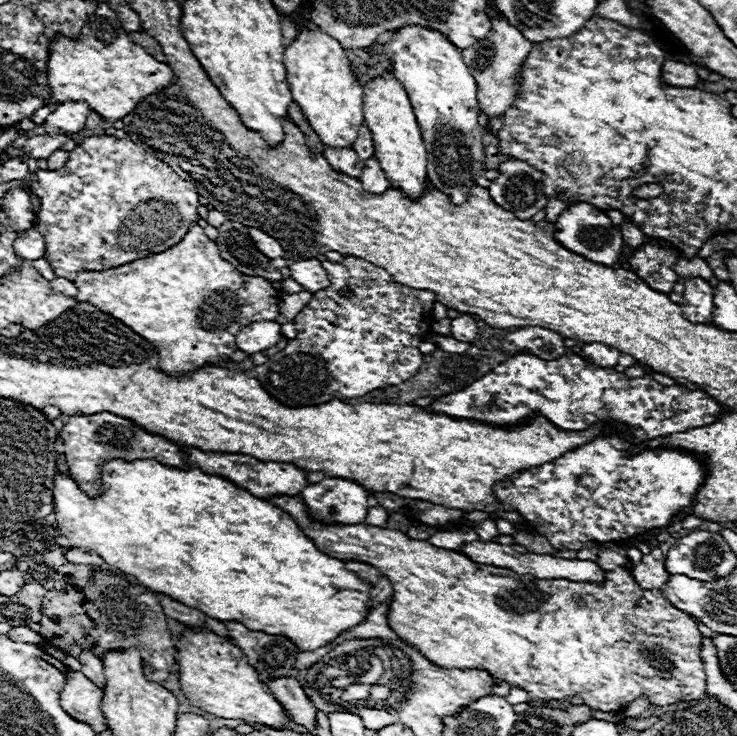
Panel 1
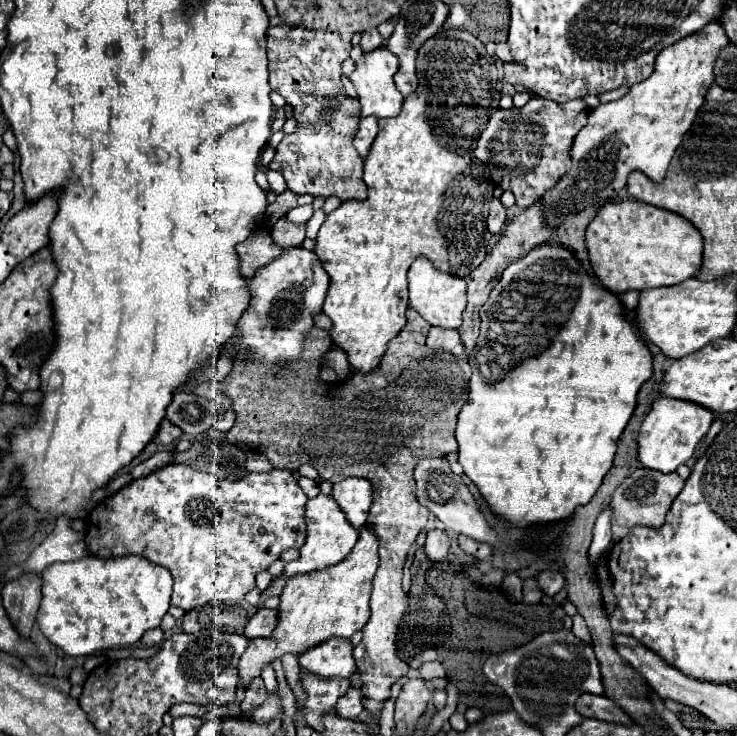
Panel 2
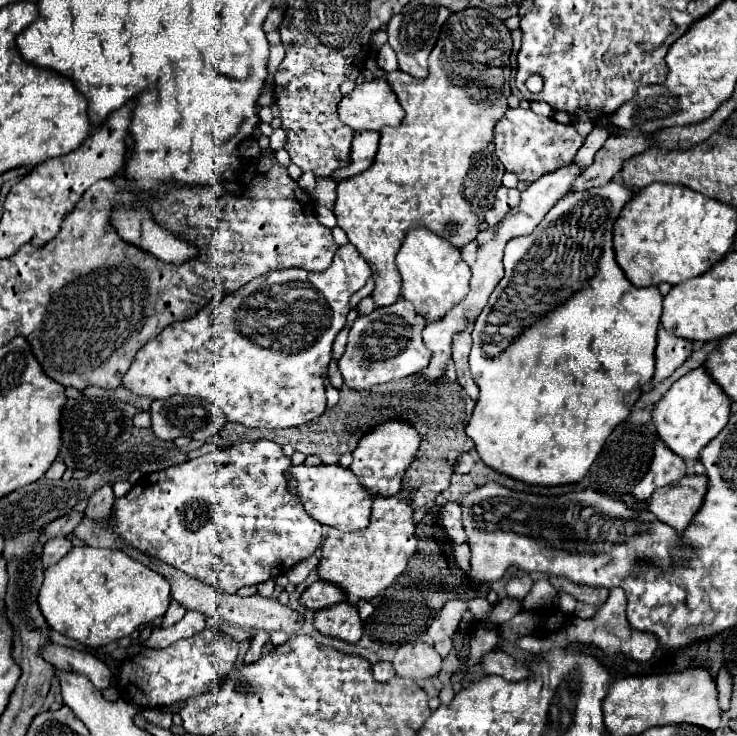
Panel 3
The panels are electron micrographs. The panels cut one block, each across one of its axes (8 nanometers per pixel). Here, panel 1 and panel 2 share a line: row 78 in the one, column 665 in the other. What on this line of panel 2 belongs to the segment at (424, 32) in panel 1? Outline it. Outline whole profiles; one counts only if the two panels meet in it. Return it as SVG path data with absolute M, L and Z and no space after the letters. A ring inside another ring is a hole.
M658 398L640 426L638 462L644 468L658 470L664 474L674 472L680 464L692 458L698 442L706 436L712 422L714 422L714 414L698 404L684 402L684 400L672 400L672 398Z

